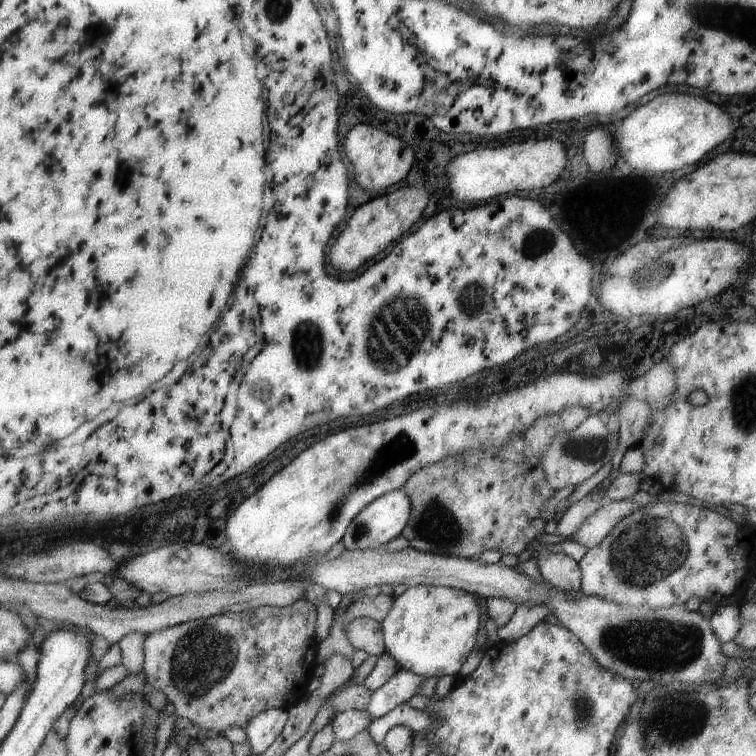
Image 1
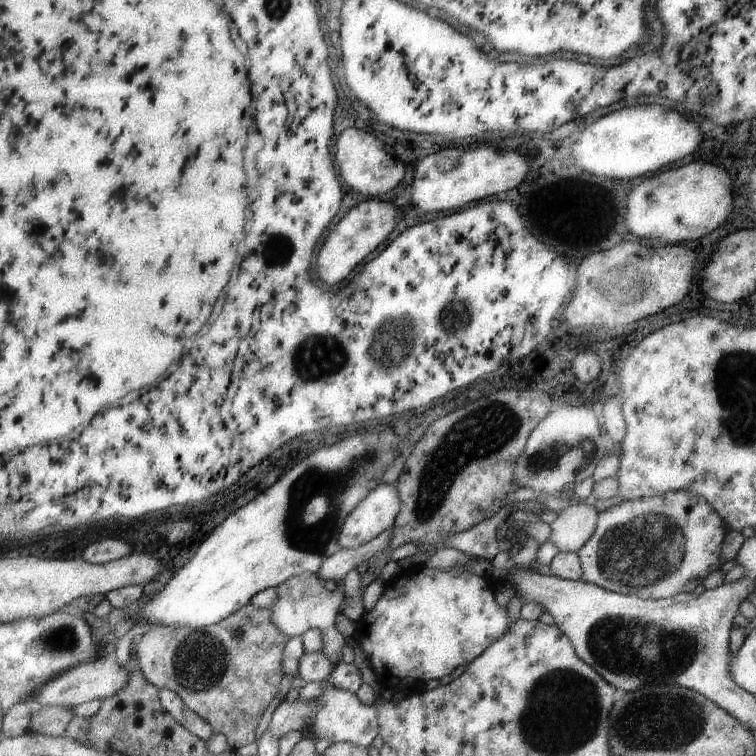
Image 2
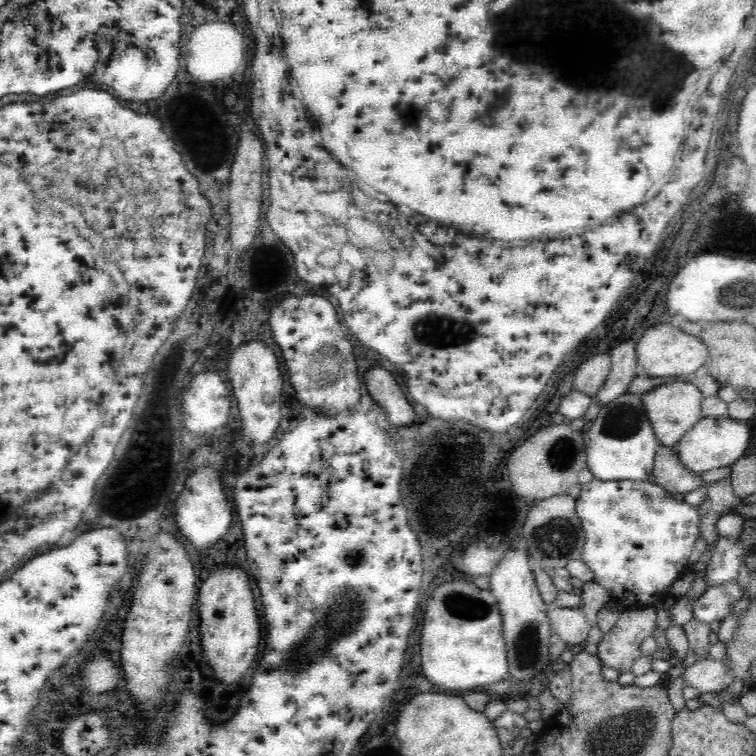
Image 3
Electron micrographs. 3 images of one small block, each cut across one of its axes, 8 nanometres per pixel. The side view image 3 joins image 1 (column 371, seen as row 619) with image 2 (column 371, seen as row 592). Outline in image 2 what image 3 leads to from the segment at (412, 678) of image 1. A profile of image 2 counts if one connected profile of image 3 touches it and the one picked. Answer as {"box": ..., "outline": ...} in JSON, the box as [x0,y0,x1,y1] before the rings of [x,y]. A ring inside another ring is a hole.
{"box":[306,687,379,748],"outline":[[[326,687],[316,700],[317,713],[310,728],[306,730],[306,735],[316,736],[318,739],[328,738],[332,743],[350,741],[366,748],[379,735],[377,708],[373,704],[363,703],[356,693],[336,687]]]}

